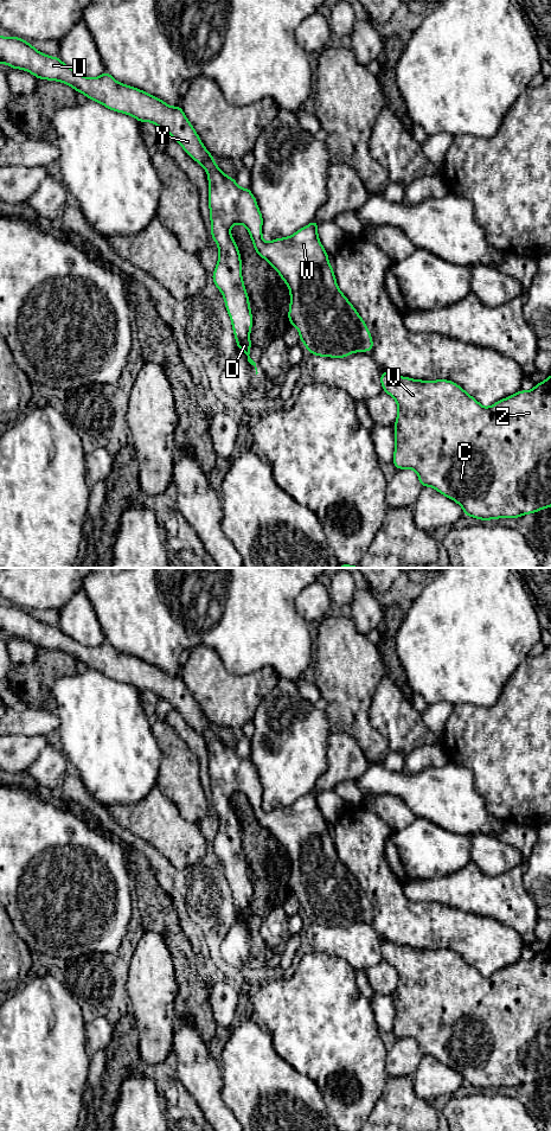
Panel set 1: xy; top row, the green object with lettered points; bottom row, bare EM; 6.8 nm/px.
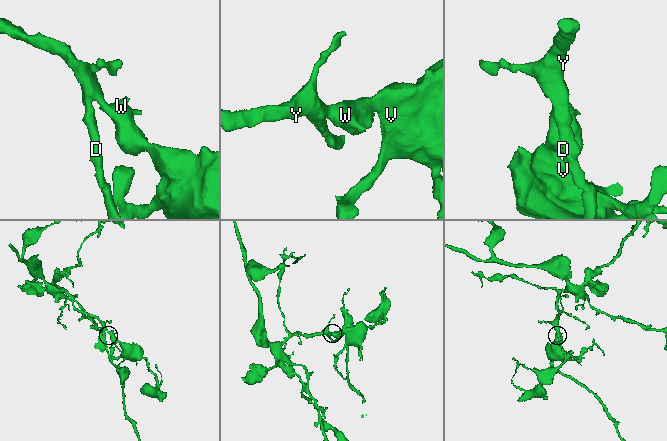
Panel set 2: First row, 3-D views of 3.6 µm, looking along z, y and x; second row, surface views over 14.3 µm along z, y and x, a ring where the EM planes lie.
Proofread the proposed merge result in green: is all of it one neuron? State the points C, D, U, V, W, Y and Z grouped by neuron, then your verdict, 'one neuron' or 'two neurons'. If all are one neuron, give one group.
C D U V W Y Z; one neuron

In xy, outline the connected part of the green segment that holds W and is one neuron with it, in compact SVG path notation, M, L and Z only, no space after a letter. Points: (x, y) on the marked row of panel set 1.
M0 37L0 64L6 63L12 69L21 69L31 72L38 79L44 78L49 81L59 81L72 87L76 91L84 94L89 100L94 100L104 107L120 111L123 114L128 114L134 116L140 122L149 121L156 124L159 128L167 130L173 140L179 142L184 151L197 162L199 162L206 171L209 175L209 205L210 205L210 219L212 223L211 236L219 249L219 258L217 266L214 268L214 273L212 275L212 280L217 288L222 292L225 307L230 315L232 328L235 333L235 338L237 341L237 347L241 349L246 356L248 362L255 366L256 375L257 368L256 363L250 358L250 330L252 327L252 314L250 312L250 303L248 299L248 293L245 290L242 274L241 274L241 255L236 242L231 237L230 229L233 224L243 224L246 226L250 237L255 245L255 251L263 258L265 258L280 274L282 280L287 283L290 290L290 307L288 313L288 319L293 326L297 328L300 332L300 339L308 349L310 354L322 356L322 357L334 357L334 358L345 358L352 352L364 352L364 351L373 351L372 337L366 327L366 324L360 318L355 308L351 305L351 302L346 299L346 296L339 290L339 287L335 281L335 276L333 273L333 268L328 262L328 254L325 251L322 244L318 237L318 225L319 223L314 219L307 226L297 230L294 235L286 238L276 238L269 243L265 243L262 238L262 222L263 217L258 210L256 198L252 196L250 188L241 188L235 178L230 178L224 174L214 162L214 158L209 153L209 151L204 147L200 141L197 132L191 126L190 121L185 116L181 106L179 107L169 107L160 98L152 96L140 89L118 83L113 78L113 76L108 72L102 74L97 78L88 78L73 69L65 65L58 57L50 57L39 51L37 51L30 43L23 40L17 37Z

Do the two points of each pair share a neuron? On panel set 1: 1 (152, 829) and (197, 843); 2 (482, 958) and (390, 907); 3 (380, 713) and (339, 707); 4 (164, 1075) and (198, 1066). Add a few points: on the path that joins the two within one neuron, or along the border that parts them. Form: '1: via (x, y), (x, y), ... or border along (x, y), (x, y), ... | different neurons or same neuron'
1: via (162, 829), (181, 843), (186, 843) | same neuron
2: via (460, 937), (448, 927), (412, 924) | same neuron
3: border along (377, 685), (369, 709), (369, 721), (384, 735) | different neurons
4: border along (172, 1050), (175, 1056), (175, 1077), (191, 1096) | different neurons

